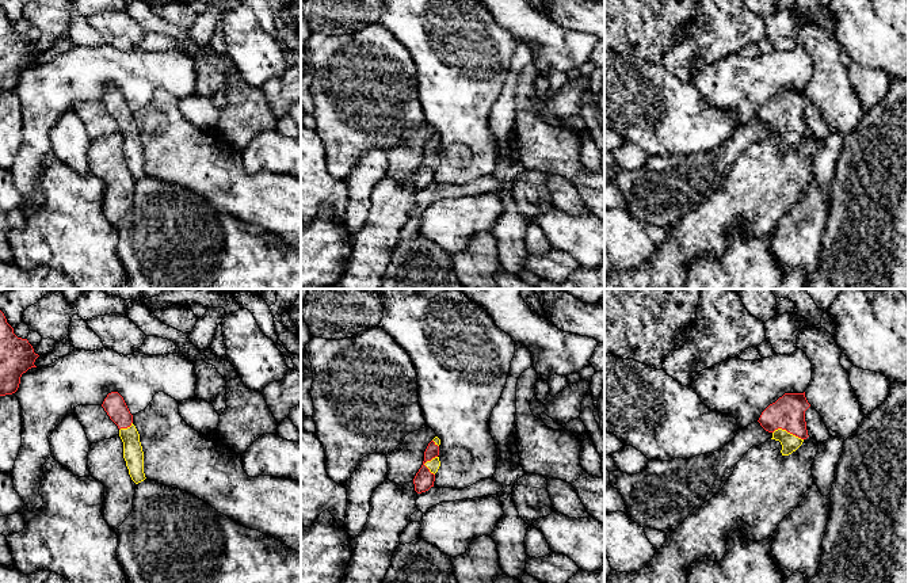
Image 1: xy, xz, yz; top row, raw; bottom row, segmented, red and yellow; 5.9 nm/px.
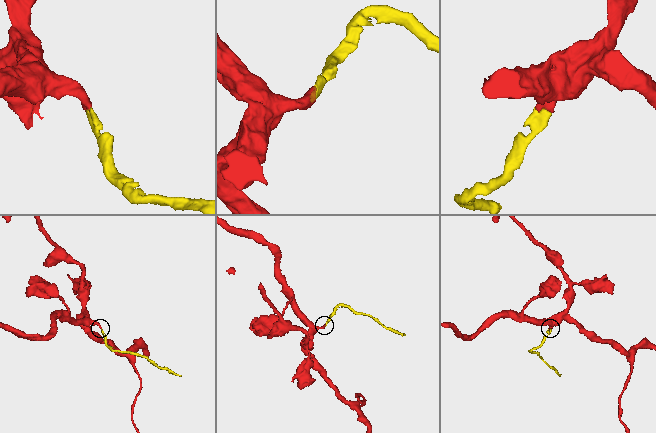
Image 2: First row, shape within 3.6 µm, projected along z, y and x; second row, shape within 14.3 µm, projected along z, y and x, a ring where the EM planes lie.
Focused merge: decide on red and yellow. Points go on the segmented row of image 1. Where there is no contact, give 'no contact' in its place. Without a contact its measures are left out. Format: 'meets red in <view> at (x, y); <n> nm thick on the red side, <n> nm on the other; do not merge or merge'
meets red in yz at (788, 431); 200 nm thick on the red side, 100 nm on the other; merge

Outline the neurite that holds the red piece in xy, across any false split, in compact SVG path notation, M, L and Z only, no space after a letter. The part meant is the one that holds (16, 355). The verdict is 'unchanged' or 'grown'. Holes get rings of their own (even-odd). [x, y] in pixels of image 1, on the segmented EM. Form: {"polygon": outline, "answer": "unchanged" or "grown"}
{"polygon": "M0 310L0 396L18 390L20 377L34 365L39 355L27 339L18 338Z", "answer": "unchanged"}

